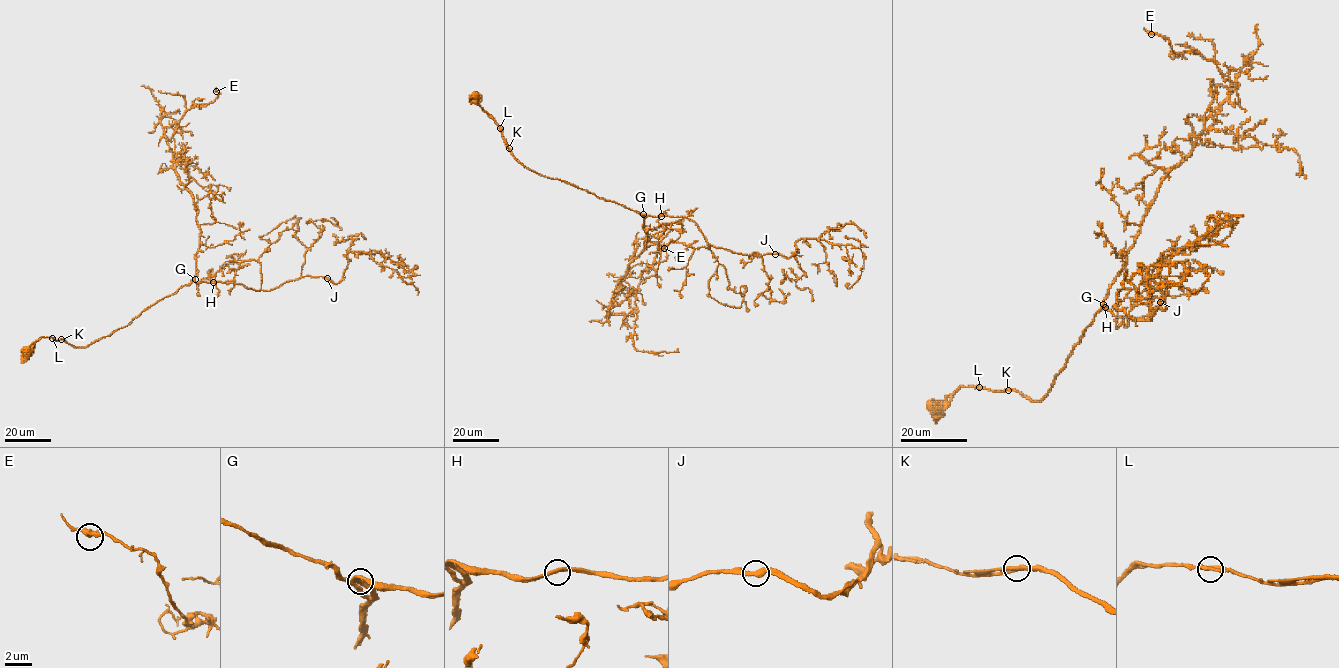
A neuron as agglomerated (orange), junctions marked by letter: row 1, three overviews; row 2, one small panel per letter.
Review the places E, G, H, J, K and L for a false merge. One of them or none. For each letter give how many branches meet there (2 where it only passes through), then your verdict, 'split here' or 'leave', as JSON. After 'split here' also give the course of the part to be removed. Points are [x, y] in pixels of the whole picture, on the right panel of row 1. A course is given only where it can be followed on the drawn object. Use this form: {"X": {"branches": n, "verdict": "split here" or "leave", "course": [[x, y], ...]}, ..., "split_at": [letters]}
{"E": {"branches": 2, "verdict": "leave"}, "G": {"branches": 2, "verdict": "leave"}, "H": {"branches": 2, "verdict": "leave"}, "J": {"branches": 2, "verdict": "leave"}, "K": {"branches": 2, "verdict": "leave"}, "L": {"branches": 2, "verdict": "leave"}, "split_at": []}

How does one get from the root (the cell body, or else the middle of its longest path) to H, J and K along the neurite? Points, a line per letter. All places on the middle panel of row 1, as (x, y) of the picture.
H: (476, 98), (476, 103), (499, 126), (508, 150), (529, 169), (572, 184), (639, 214), (661, 216)
J: (476, 98), (499, 126), (508, 150), (529, 169), (639, 214), (687, 217), (716, 247), (744, 255), (775, 254)
K: (476, 98), (476, 103), (499, 126), (509, 148)

